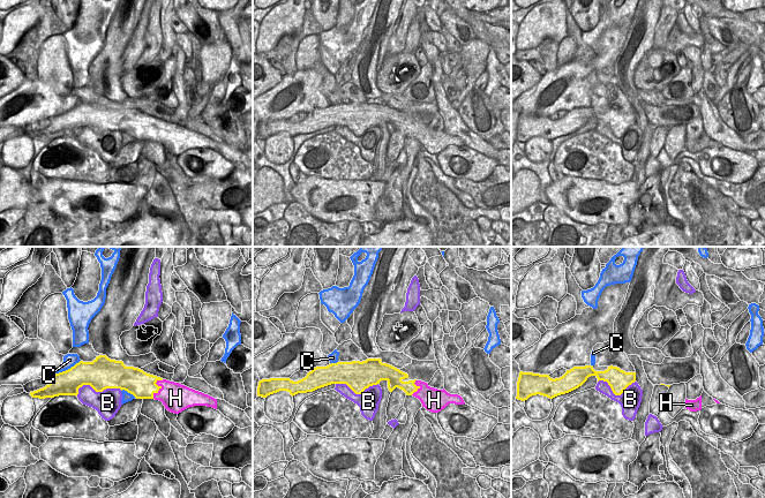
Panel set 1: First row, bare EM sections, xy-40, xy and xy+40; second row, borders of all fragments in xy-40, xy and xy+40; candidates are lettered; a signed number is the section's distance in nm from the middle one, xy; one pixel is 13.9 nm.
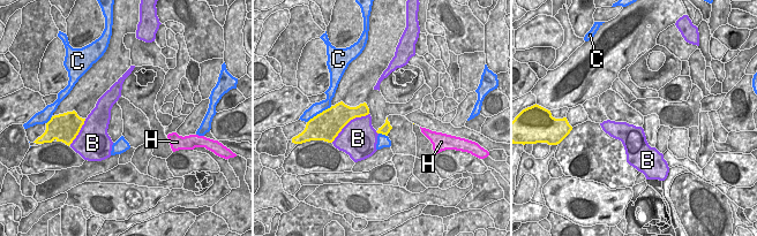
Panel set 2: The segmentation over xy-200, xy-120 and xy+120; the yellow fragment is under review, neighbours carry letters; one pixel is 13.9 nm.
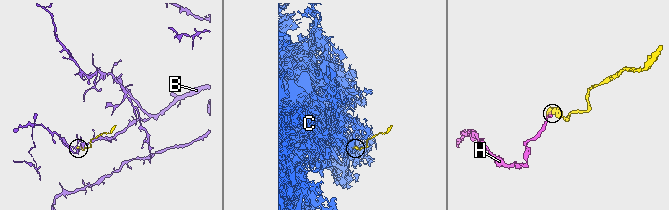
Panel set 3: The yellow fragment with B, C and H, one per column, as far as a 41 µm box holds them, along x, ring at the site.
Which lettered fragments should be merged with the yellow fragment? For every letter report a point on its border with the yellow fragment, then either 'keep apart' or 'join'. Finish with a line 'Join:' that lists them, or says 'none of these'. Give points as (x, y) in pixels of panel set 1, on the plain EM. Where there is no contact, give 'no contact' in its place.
B: xy-40 (96, 133) | keep apart
C: xy-40 (66, 112) | keep apart
H: xy-40 (159, 129) | keep apart
Join: none of these

